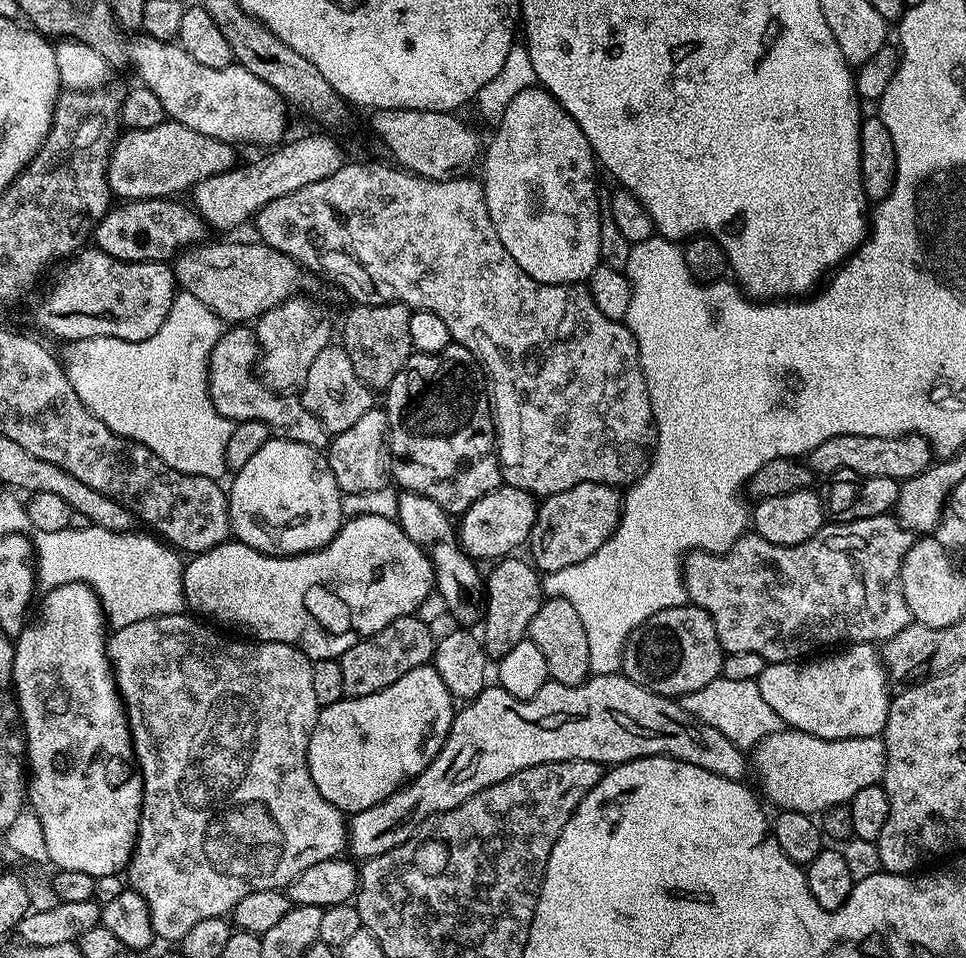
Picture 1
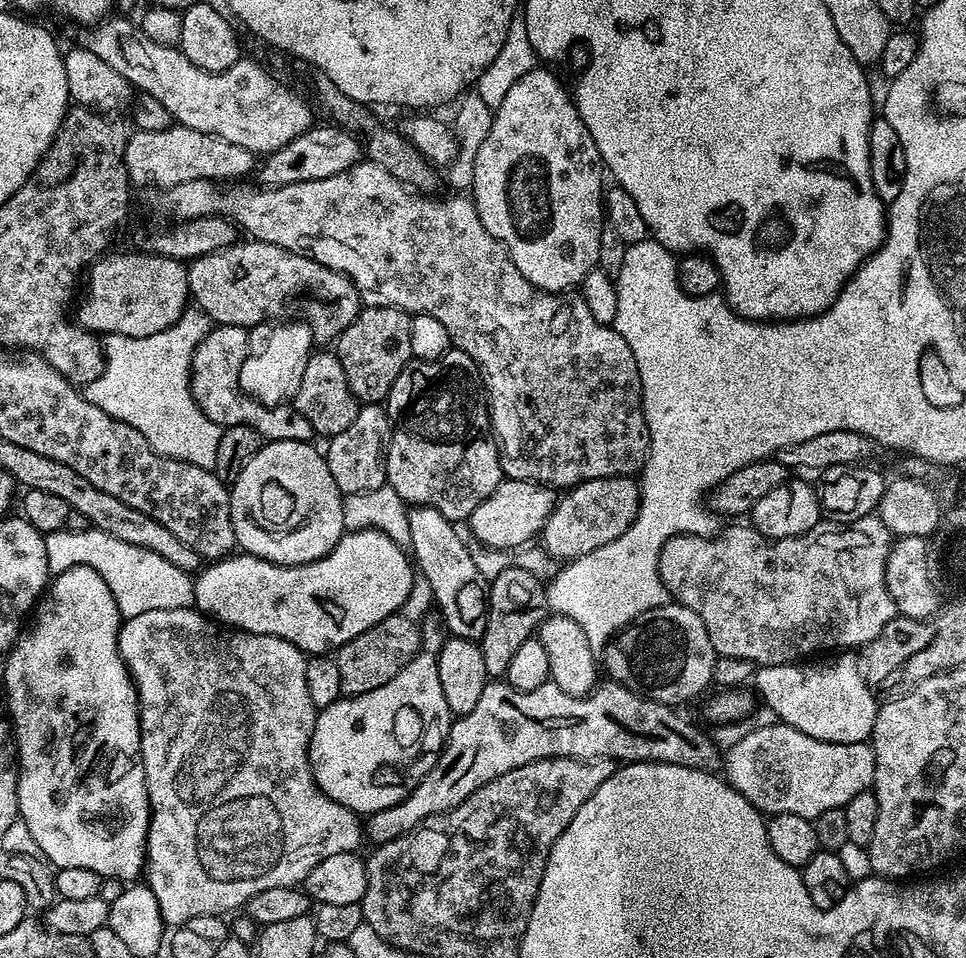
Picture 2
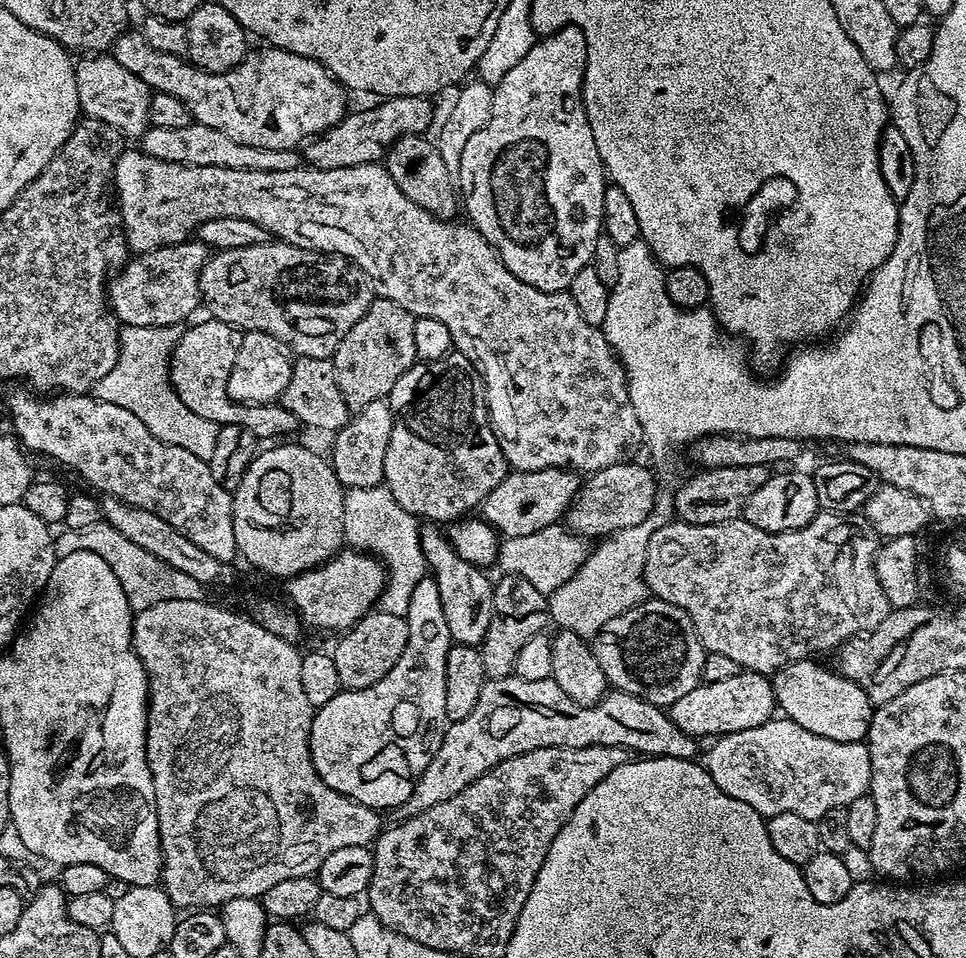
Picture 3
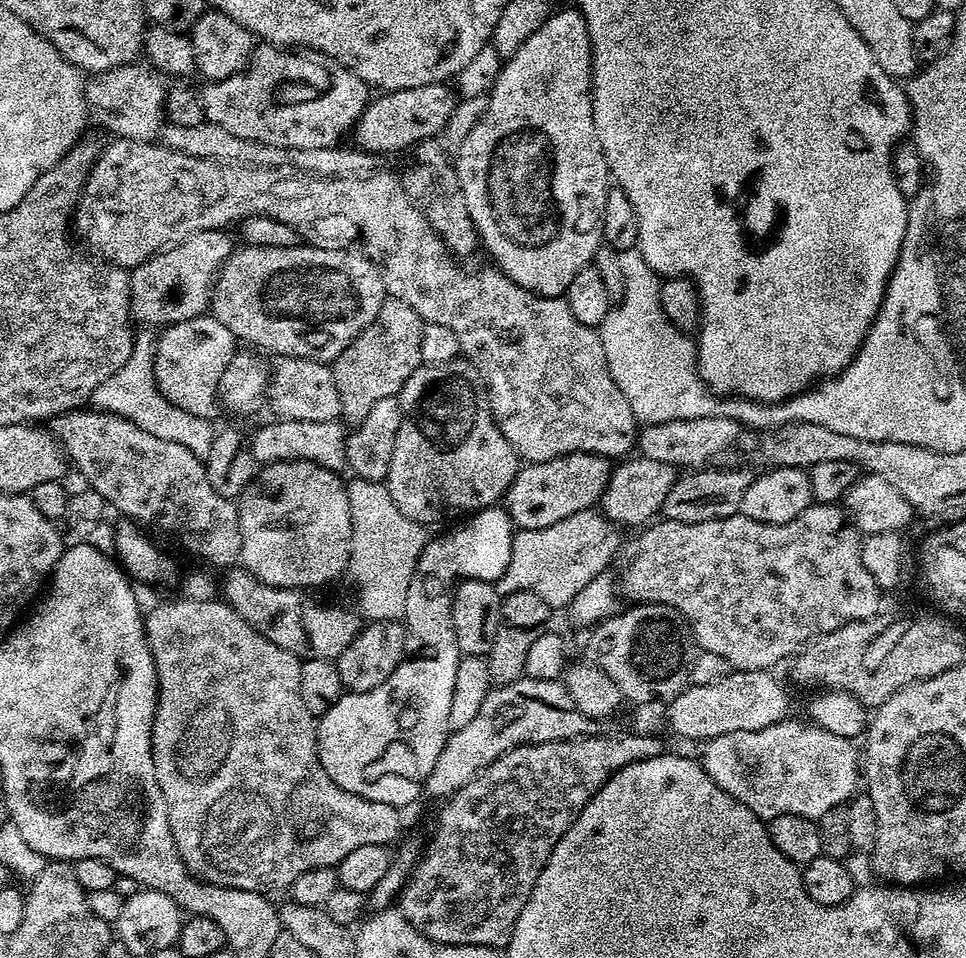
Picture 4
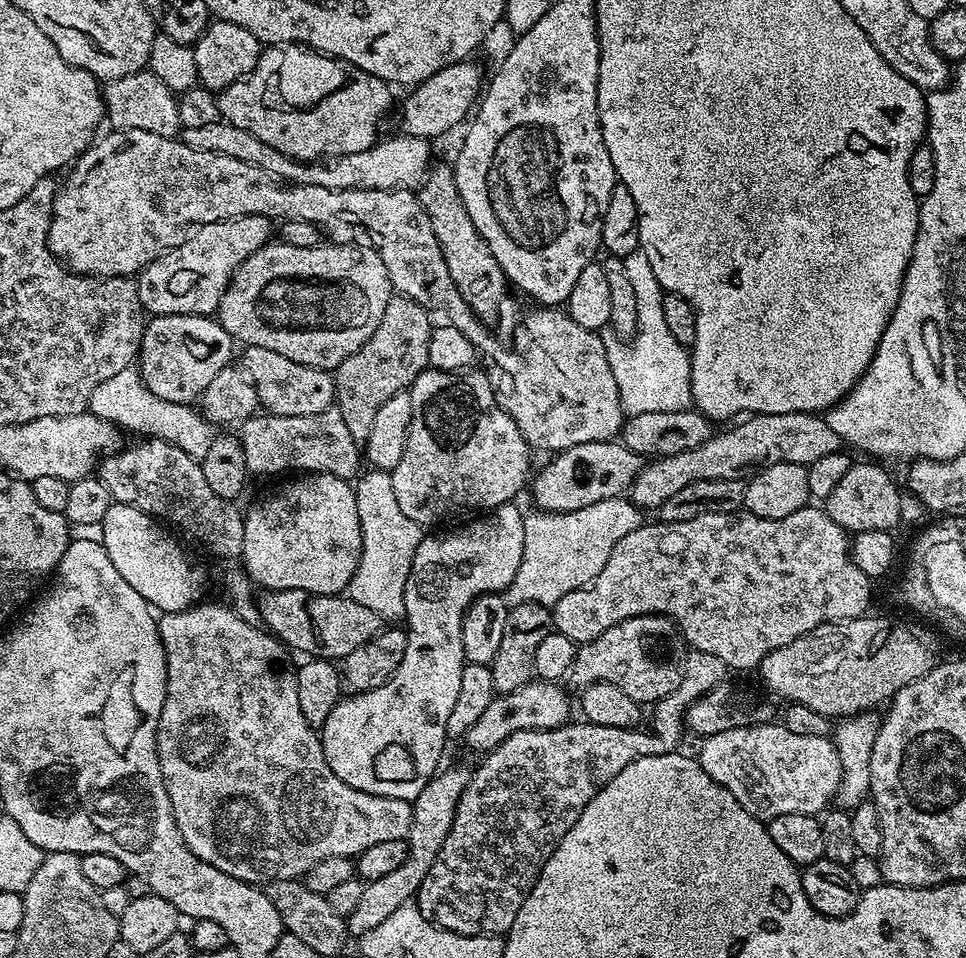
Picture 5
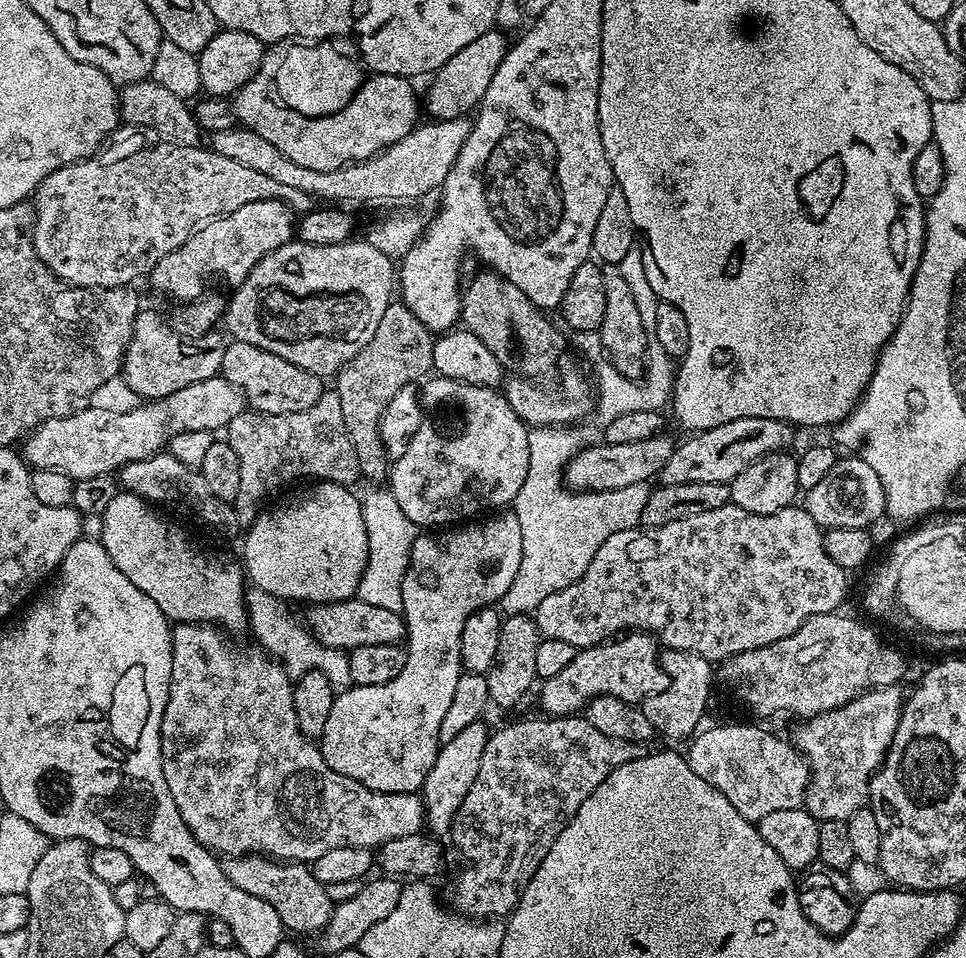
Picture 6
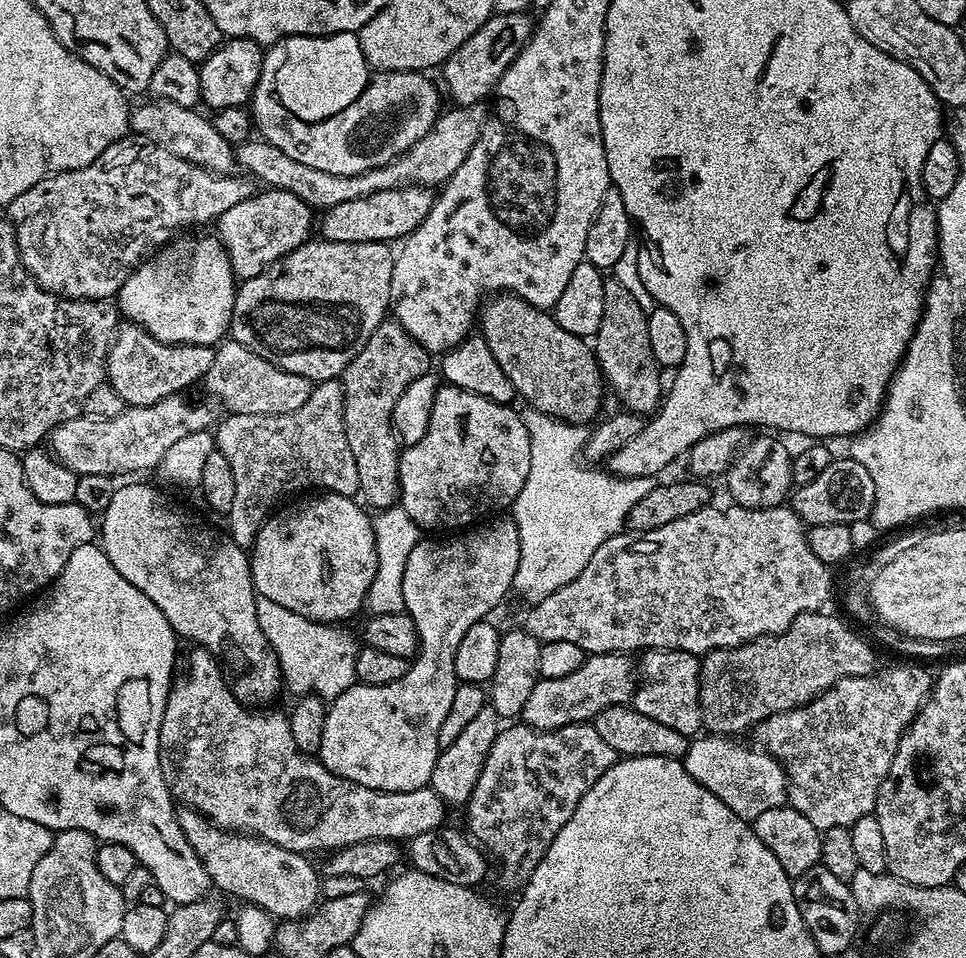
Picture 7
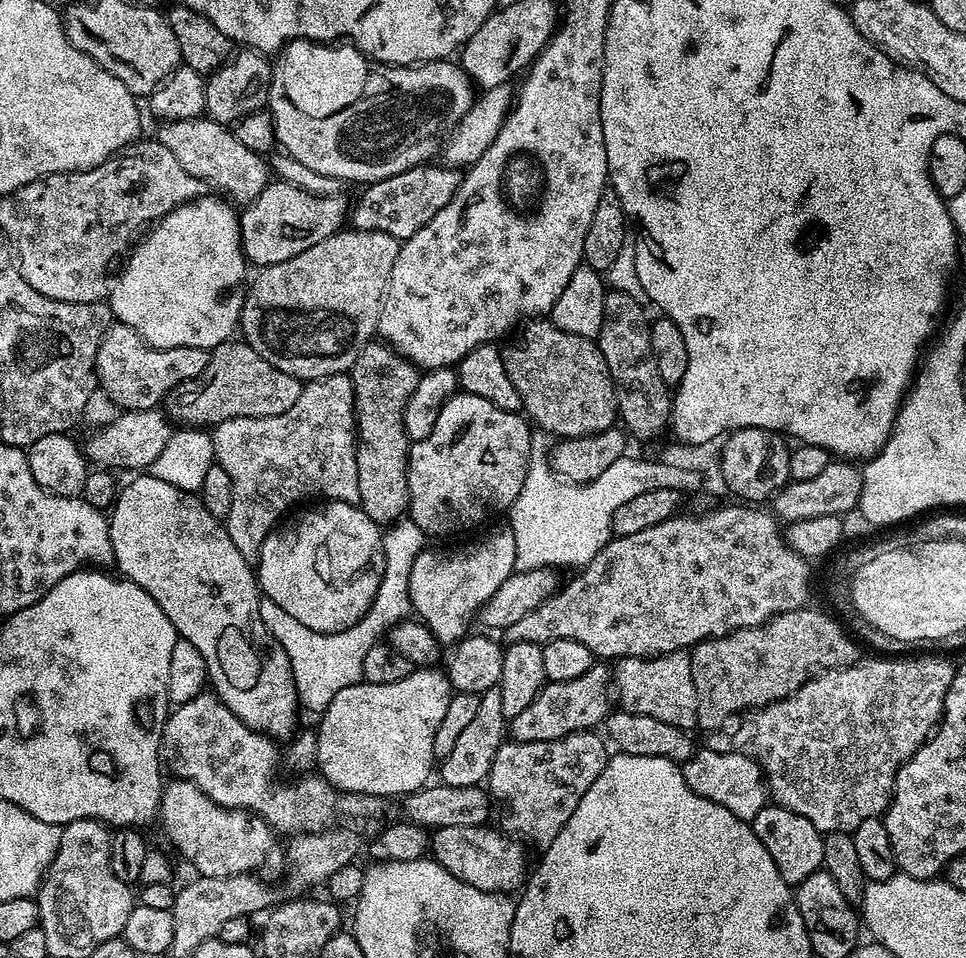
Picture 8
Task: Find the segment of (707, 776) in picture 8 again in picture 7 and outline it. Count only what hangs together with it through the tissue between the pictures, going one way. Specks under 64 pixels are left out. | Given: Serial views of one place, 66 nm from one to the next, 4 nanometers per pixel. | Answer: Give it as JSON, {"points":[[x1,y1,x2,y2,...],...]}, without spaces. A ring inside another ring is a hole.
{"points":[[719,734,701,735,689,743,682,763,694,782,706,786,710,794,722,798,722,802,726,802,738,818,751,822,758,818,758,814,766,814,766,810,785,805,787,776,769,752,759,746,751,748,740,740,743,739]]}

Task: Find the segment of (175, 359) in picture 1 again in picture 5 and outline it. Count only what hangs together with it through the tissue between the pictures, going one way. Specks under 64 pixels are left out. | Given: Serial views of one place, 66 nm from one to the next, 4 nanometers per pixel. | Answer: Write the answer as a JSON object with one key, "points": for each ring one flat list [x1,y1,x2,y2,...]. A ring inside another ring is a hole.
{"points":[[135,367,122,370,122,374,114,374,114,378,106,378,106,382,102,382,102,386,98,386,94,394,90,394,88,411,122,430,130,428,142,432,143,437,177,444,182,450,186,450,186,454,199,461,203,460,206,450,210,450,214,435,213,425,209,424,195,407,171,404,150,394]]}

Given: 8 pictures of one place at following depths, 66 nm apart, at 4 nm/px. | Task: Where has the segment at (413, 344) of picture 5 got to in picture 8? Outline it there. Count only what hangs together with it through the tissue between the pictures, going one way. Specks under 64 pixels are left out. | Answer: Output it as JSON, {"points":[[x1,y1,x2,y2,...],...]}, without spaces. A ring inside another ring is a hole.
{"points":[[370,342,358,354,350,369,352,389,356,399,356,461,358,462,359,507,376,524,391,525,408,512,410,486,408,485,408,450,410,441,404,432,404,411,414,386,418,386,422,372,405,356,399,356,388,344]]}

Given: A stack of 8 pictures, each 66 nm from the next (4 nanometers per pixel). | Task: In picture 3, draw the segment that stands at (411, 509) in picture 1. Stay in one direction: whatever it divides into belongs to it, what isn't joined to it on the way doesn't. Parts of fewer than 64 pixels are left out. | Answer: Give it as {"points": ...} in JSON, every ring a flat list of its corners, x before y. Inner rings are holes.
{"points":[[424,526,420,529,420,541,424,551,424,563,432,568,435,579,440,585,440,597,442,598,442,610,446,614,446,626,450,626,450,634,456,644,465,644,470,648,483,645,486,634,490,630,490,622,494,614,493,581,488,581,483,576,481,569,475,564,466,563,456,553,451,539,444,536,439,527]]}

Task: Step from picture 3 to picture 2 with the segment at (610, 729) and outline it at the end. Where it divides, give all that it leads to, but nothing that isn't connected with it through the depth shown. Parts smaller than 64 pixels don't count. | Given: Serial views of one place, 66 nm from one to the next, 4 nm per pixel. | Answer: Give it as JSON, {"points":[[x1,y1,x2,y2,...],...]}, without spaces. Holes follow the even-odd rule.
{"points":[[506,682,488,683,482,698,478,698,478,706,470,714,453,719,440,757,420,779,420,785,402,802,367,817,367,839,369,836,373,845,379,846,413,832,421,820,449,812,486,782,518,766,555,756,677,764,705,770,721,763,722,752,715,739,679,716,673,705,659,704,620,684,607,683,581,697,566,694,566,690,551,682,529,692,514,690]]}

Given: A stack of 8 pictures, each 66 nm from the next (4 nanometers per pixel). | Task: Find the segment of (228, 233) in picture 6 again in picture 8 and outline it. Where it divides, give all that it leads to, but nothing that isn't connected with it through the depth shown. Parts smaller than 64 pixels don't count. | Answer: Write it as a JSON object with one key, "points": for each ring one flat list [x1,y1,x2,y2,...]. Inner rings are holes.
{"points":[[273,179,262,190,262,194,256,200,249,200,243,205,239,213,240,218,240,241,244,251,244,259,249,265,256,264,257,269,268,268,271,264,286,262,302,250,310,250,310,246,318,246,326,238,330,238,335,232,341,231,345,227,350,216,349,201,344,201,343,195,319,196,310,194,298,186,290,186,284,180]]}

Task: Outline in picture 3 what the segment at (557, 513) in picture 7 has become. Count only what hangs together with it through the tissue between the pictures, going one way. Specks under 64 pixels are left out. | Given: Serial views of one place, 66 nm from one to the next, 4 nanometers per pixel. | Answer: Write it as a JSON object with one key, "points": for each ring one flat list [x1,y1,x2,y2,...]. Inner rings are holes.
{"points":[[562,526,530,535,511,536,501,543,496,566,506,573,506,576,526,580,540,593,550,596,572,580,584,567,590,555,585,544,587,543,581,537,568,532]]}

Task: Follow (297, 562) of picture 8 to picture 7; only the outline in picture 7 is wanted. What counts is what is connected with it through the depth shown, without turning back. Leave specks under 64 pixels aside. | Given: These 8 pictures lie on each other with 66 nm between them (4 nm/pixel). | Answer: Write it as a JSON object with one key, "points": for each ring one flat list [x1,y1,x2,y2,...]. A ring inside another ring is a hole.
{"points":[[324,492,316,494,313,500,305,502,301,508,296,508,292,513,284,512,281,516,277,514,269,515,268,519,258,530,256,541,253,542,250,549,250,559,252,561,252,585,256,587,257,593,266,598,270,598,270,602,278,602,278,606,286,606,286,610,294,610,294,614,298,614,307,620,315,620,317,624,339,625,340,620,348,620,355,614,359,608,365,607,368,599,368,591,370,590,370,582,374,582,374,574,376,573,377,554,376,543,374,542,374,530,372,529,373,517,351,496,339,496,333,492]]}

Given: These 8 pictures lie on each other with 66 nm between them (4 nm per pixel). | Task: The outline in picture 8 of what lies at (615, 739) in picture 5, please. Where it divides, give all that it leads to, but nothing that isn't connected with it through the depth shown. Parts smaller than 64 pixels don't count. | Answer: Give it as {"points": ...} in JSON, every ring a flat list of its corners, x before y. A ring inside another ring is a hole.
{"points":[[592,730,575,732,566,738,550,742,518,742,509,739,500,747,498,754,494,754,492,769,486,781,486,791,493,801,501,800,504,803,502,828,507,835,528,846,537,844,537,849,540,850,547,848,550,842,554,842,558,830,562,830,562,826,570,822,570,814,578,810,582,794,586,794,590,786,594,786,594,778,598,778,598,774,602,774,602,770,608,765,610,752,606,747,605,737,595,736,596,734]]}

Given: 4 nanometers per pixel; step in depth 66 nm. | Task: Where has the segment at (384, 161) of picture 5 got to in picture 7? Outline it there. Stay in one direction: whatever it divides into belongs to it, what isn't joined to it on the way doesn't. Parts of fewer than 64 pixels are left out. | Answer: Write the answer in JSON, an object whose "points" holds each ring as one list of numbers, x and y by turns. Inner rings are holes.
{"points":[[483,103,449,107,449,112,447,109,428,133,418,142,414,142,414,146,410,146,410,150,406,150,386,166,378,166,362,174,326,174,326,170,314,170,314,166,305,166,298,162,298,158,289,158,287,154,282,154,278,146,263,138,250,138,244,144,235,145,234,151,239,167,244,167,243,171,253,181,261,180,261,185,286,190,302,198,302,202,306,202,313,210,323,210,338,206,338,202,351,202,354,198,366,198,366,194,378,194,378,190,394,190,406,184,447,184,458,166,466,162,466,154,470,154,470,150,478,142,486,119,484,107]]}

